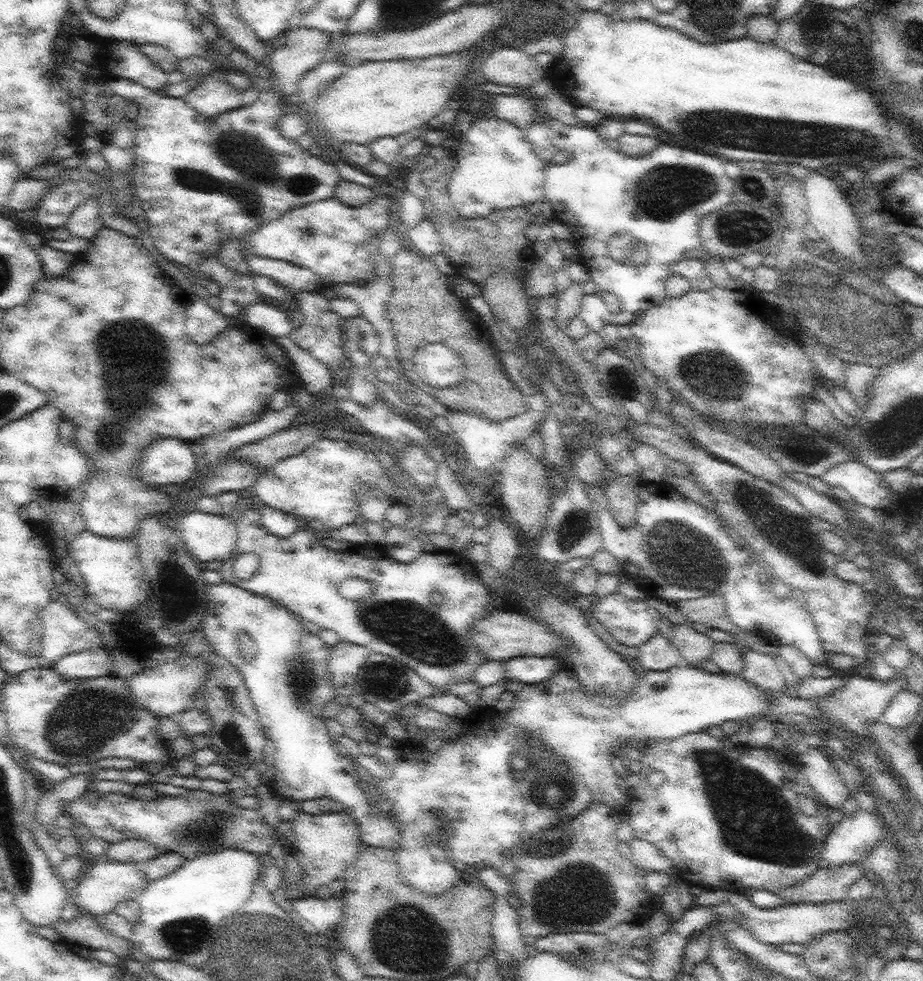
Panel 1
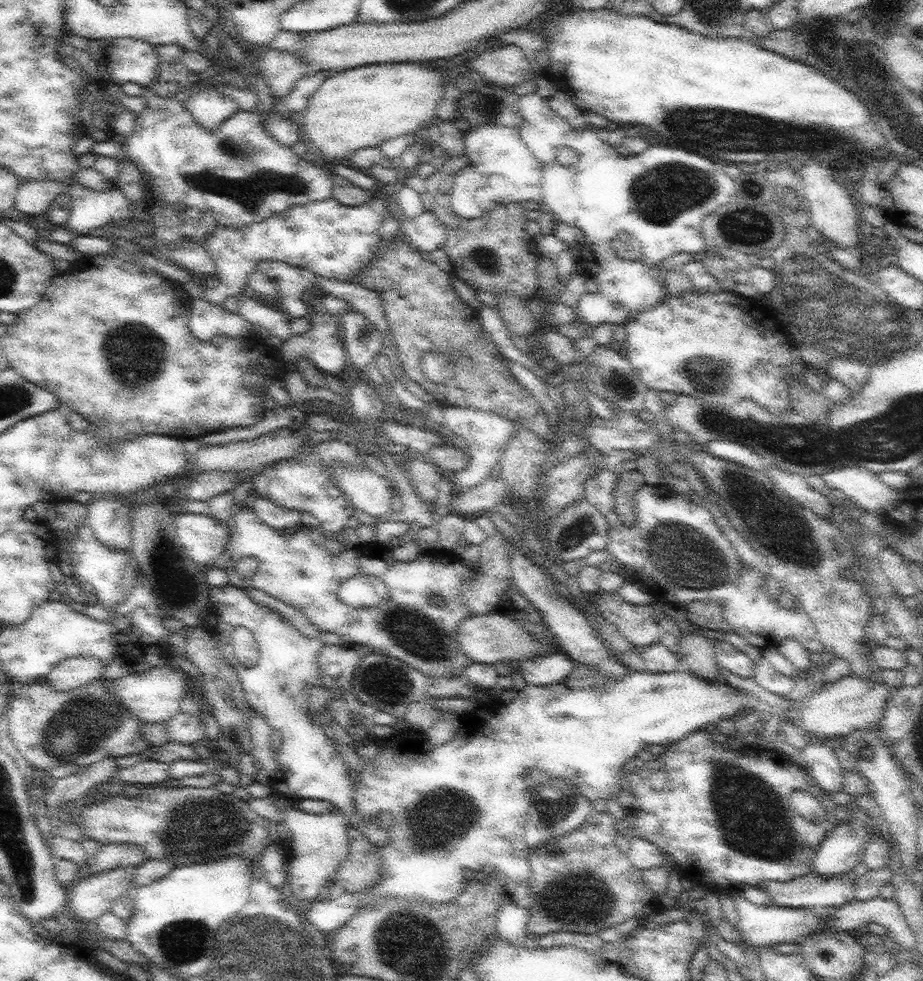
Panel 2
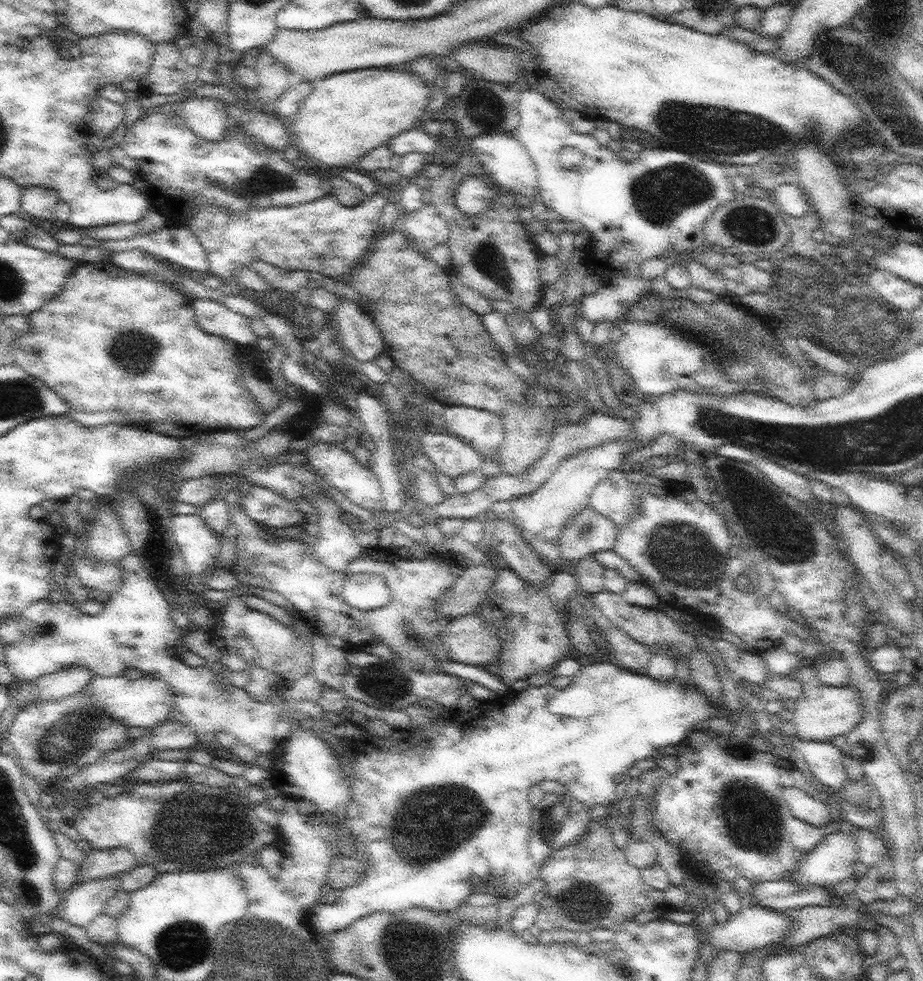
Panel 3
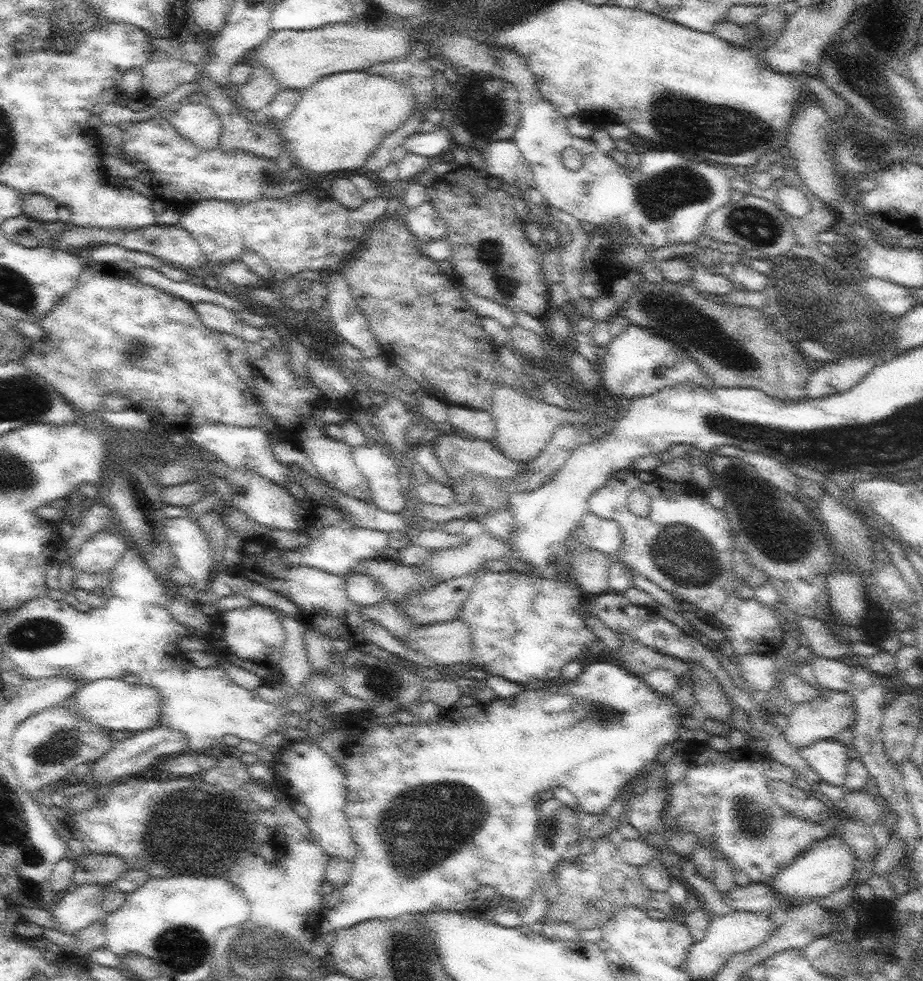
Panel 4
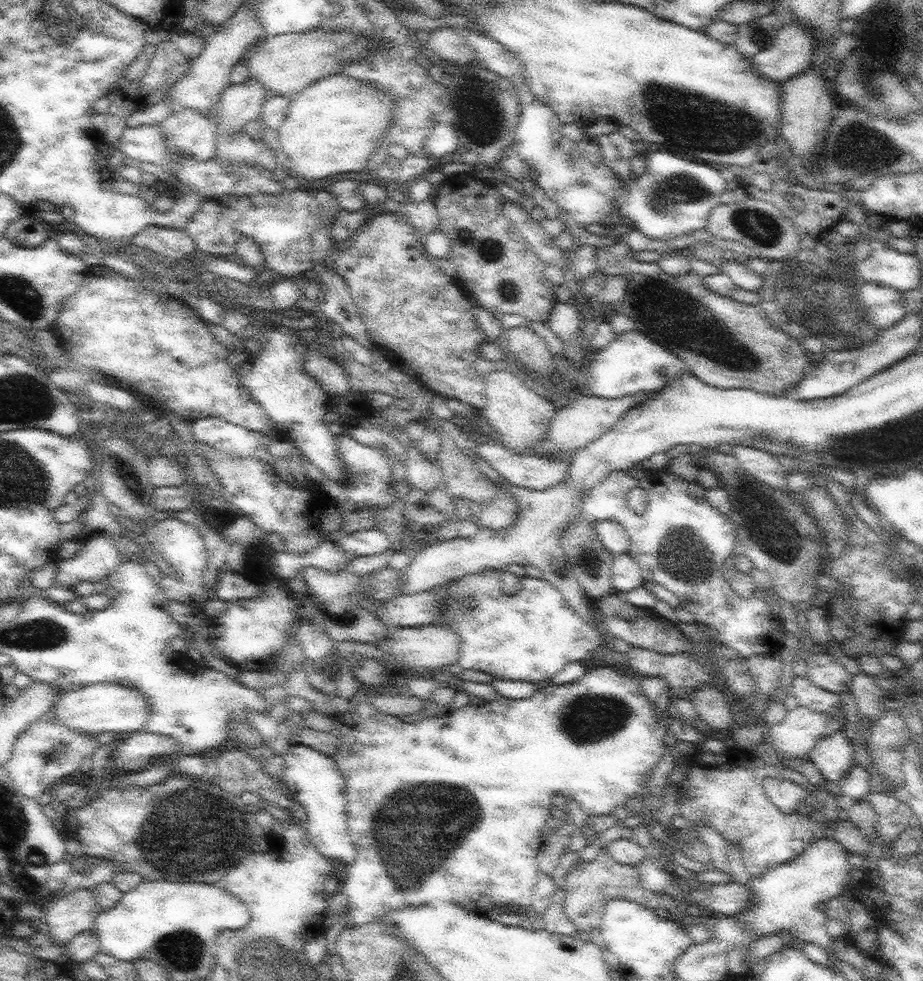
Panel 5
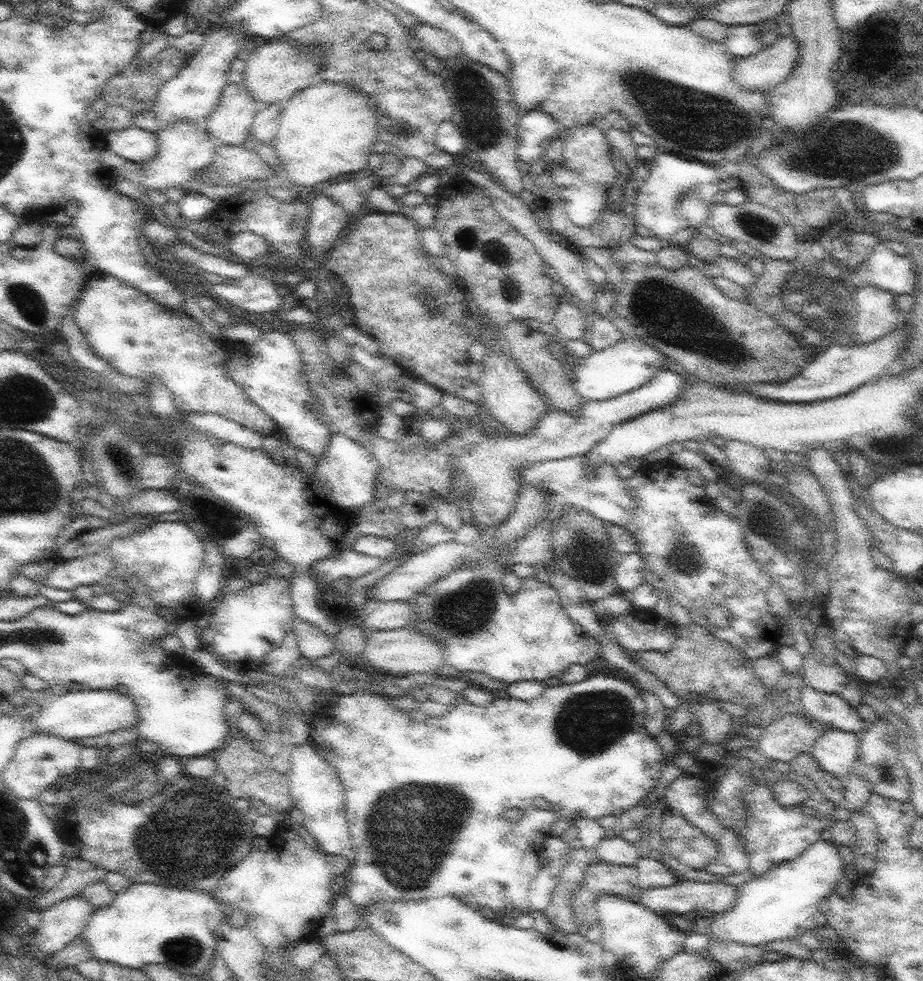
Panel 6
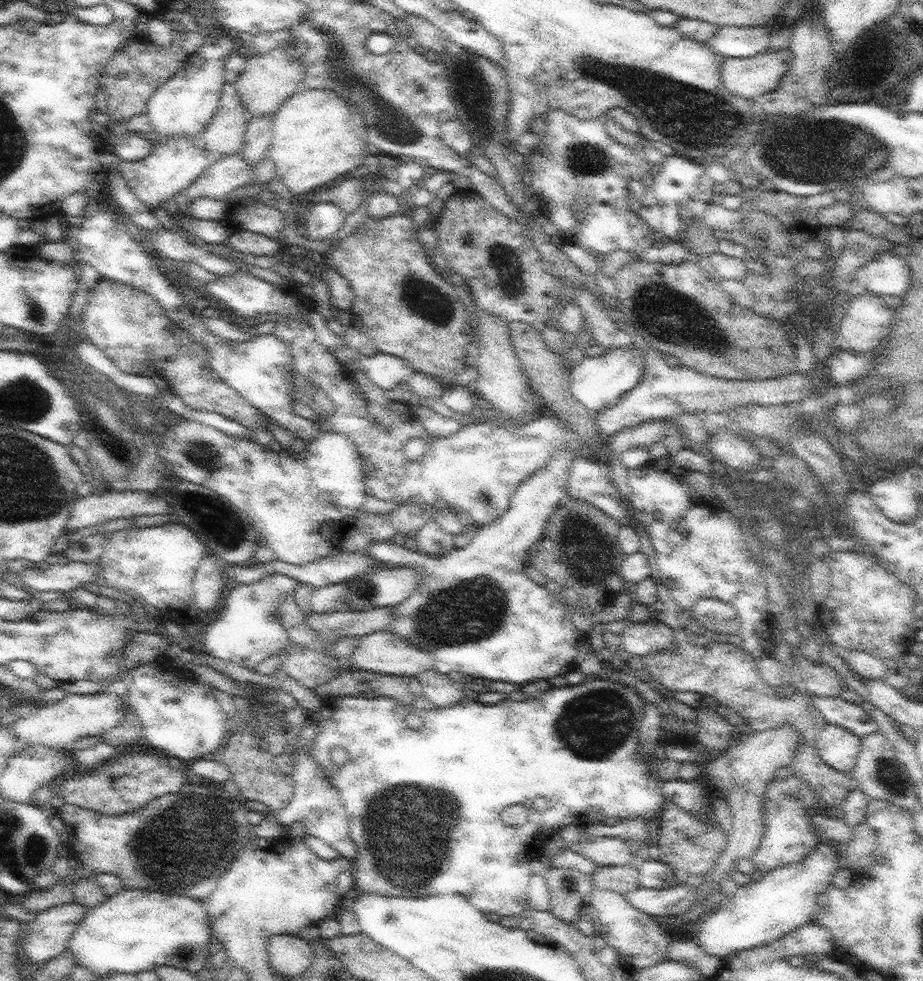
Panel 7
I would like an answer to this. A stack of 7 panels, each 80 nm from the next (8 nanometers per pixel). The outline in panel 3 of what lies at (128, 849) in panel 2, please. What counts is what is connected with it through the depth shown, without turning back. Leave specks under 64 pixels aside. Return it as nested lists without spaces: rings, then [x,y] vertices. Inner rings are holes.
[[[125,848],[106,850],[88,849],[87,857],[81,862],[77,874],[78,882],[88,882],[127,873],[139,865],[134,853]]]

